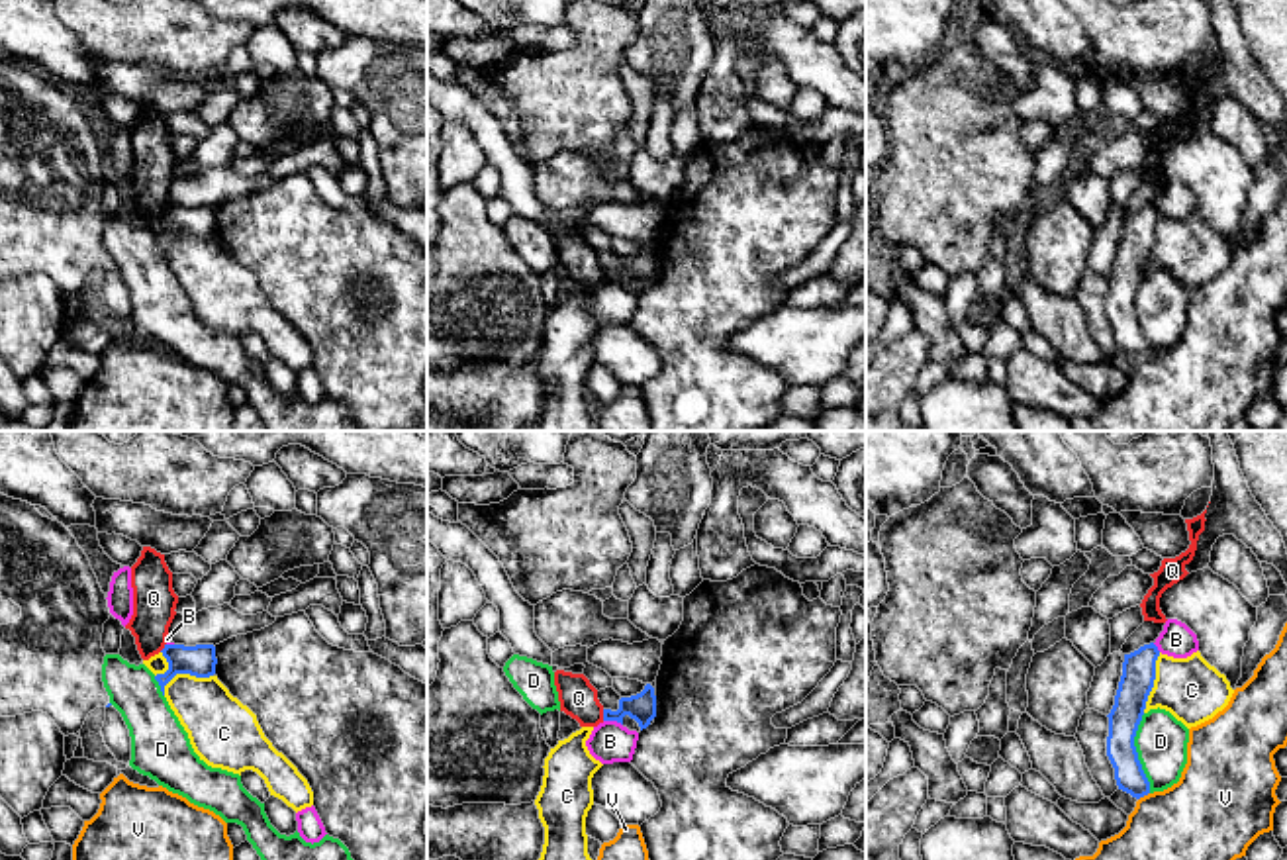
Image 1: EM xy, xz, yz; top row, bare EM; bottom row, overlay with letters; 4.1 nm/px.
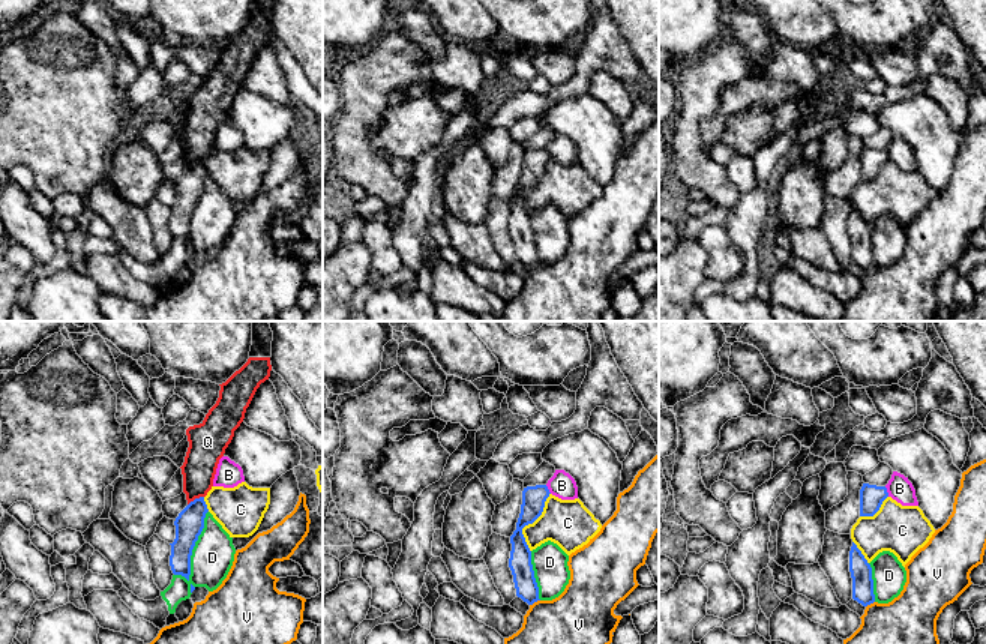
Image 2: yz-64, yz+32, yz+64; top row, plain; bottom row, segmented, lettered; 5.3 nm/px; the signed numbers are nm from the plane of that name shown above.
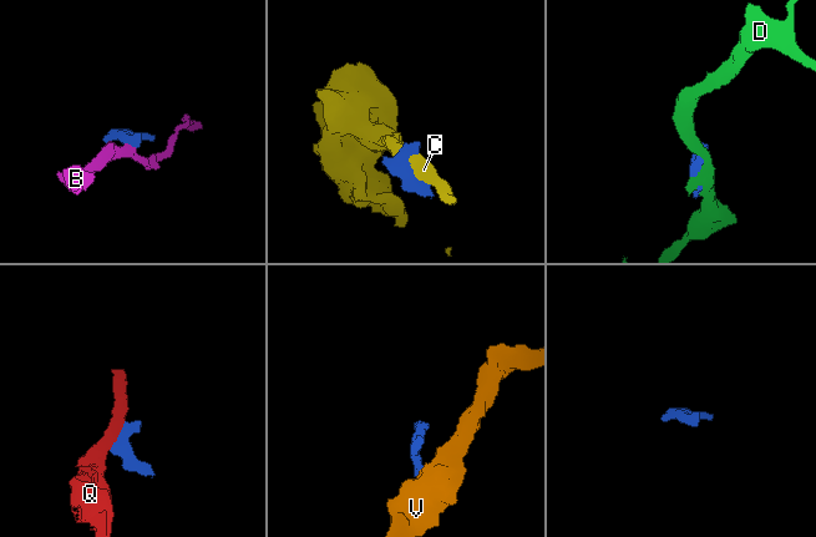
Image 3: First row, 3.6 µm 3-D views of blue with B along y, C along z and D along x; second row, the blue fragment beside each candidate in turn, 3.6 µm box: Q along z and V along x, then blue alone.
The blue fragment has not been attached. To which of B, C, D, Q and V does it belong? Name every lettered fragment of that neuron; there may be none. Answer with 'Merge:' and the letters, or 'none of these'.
Merge: none of these

